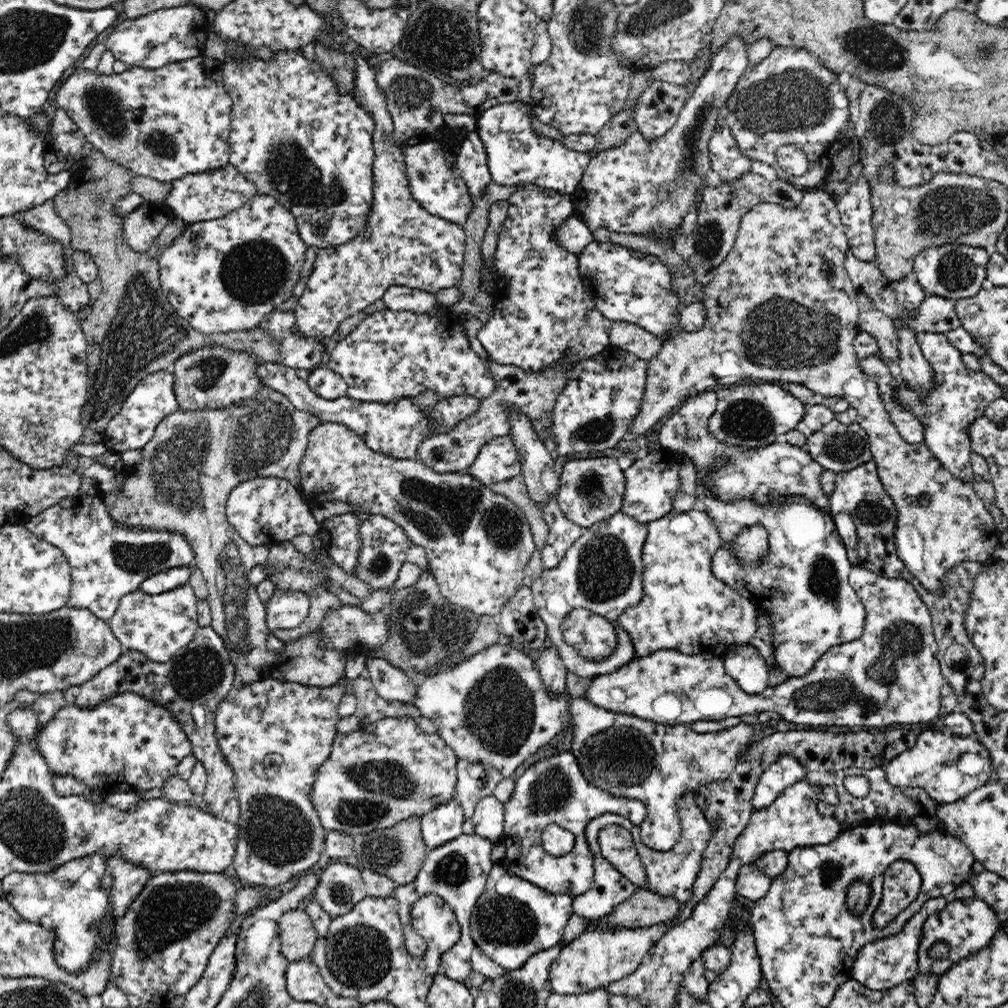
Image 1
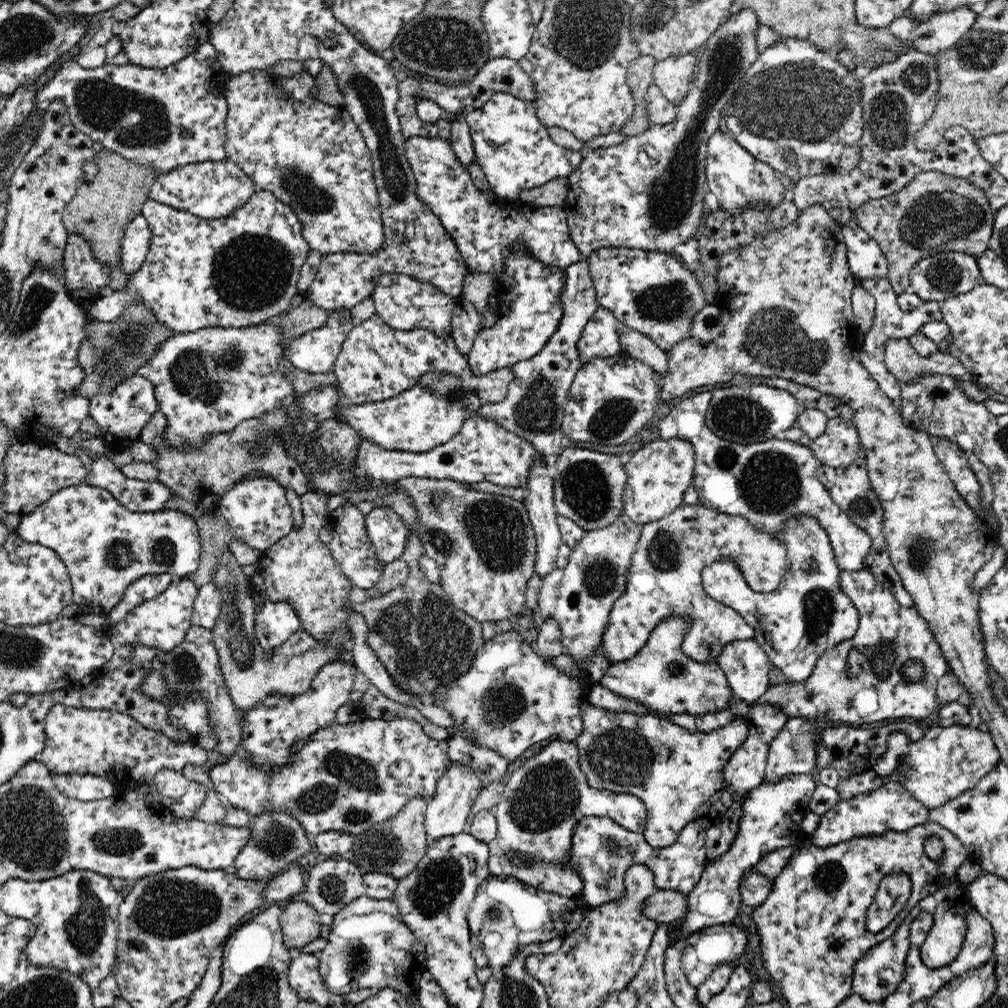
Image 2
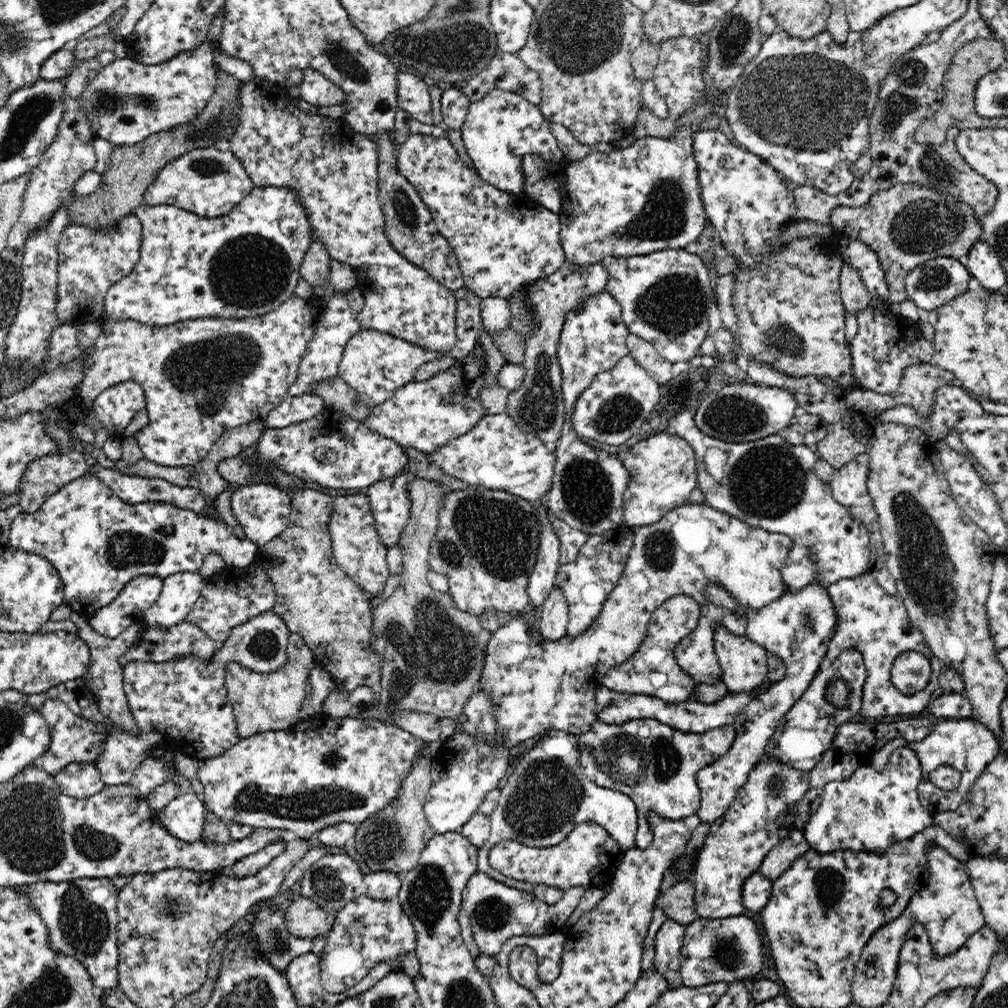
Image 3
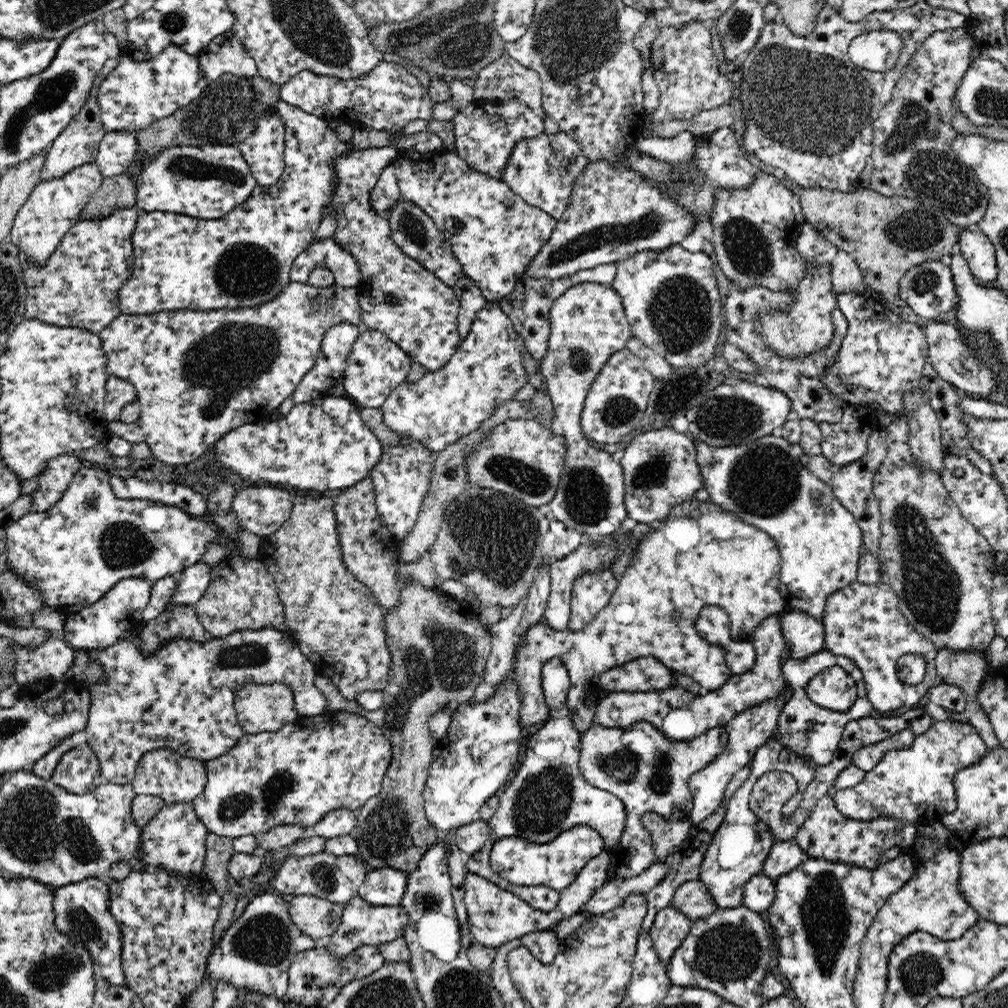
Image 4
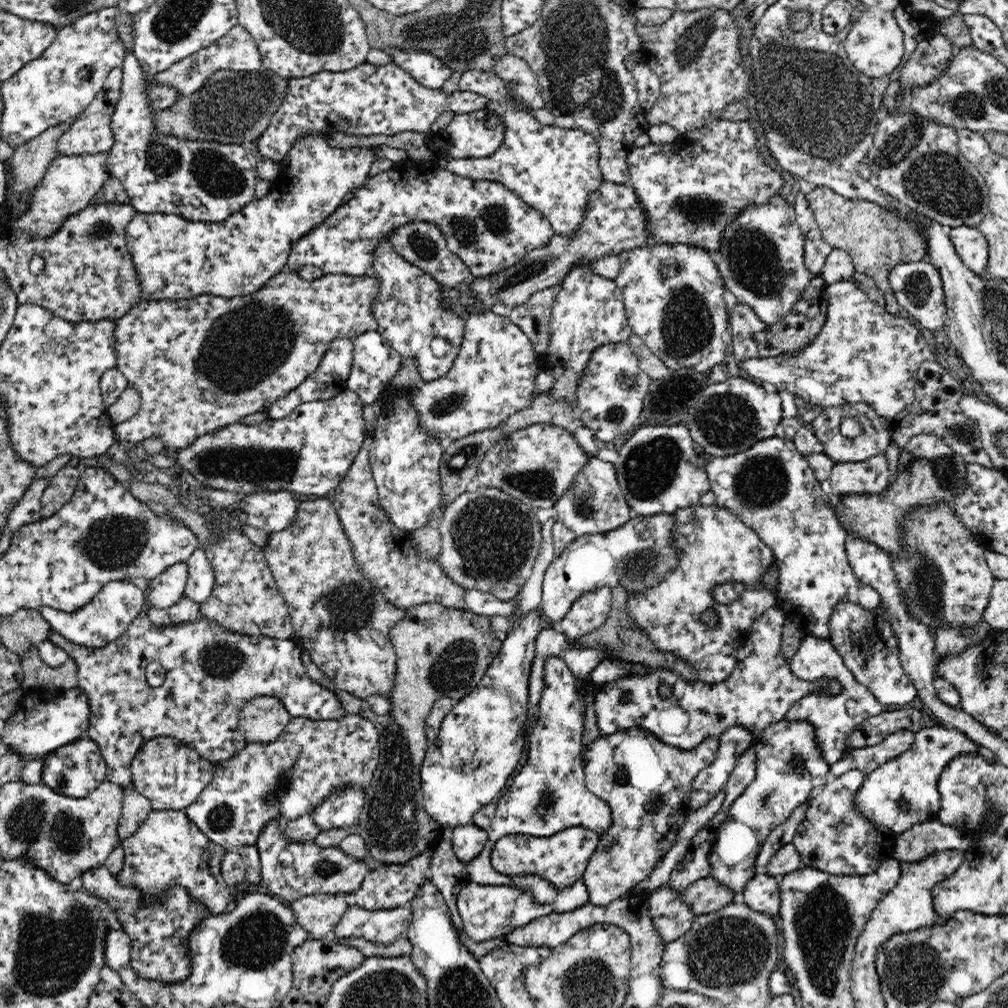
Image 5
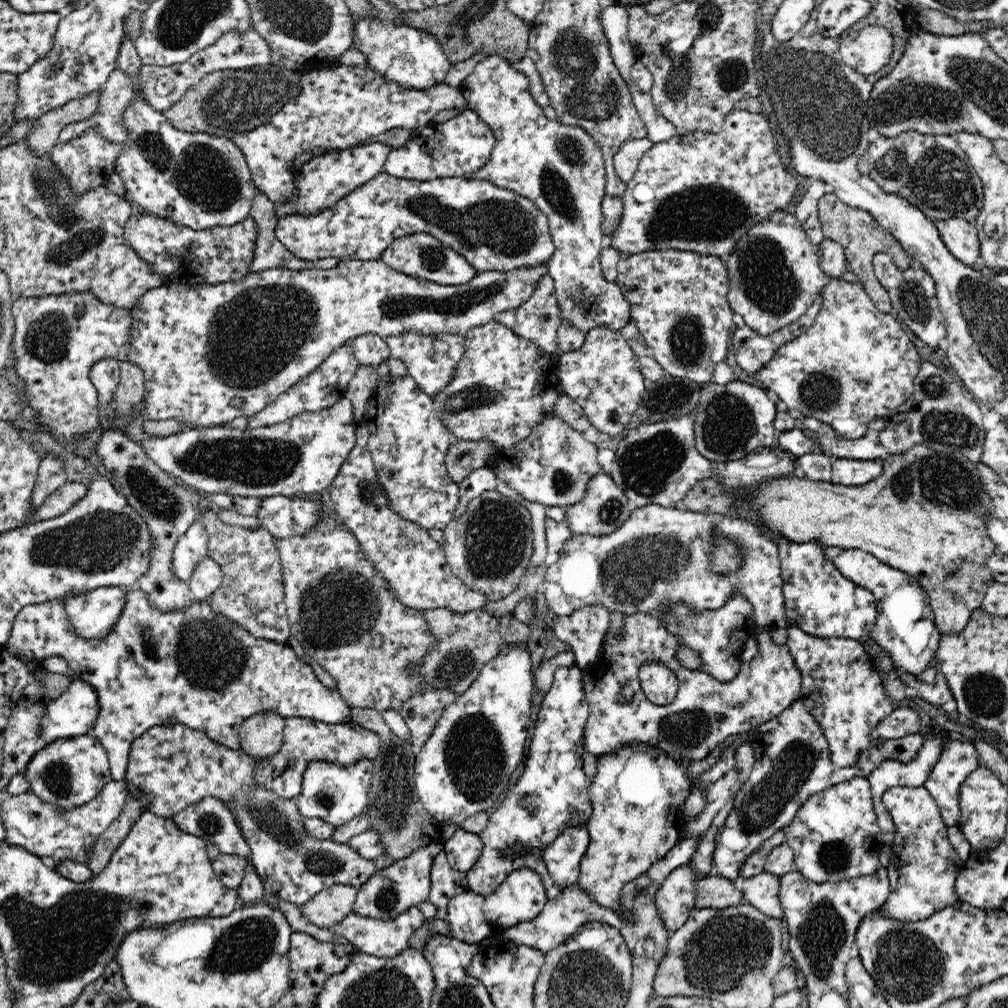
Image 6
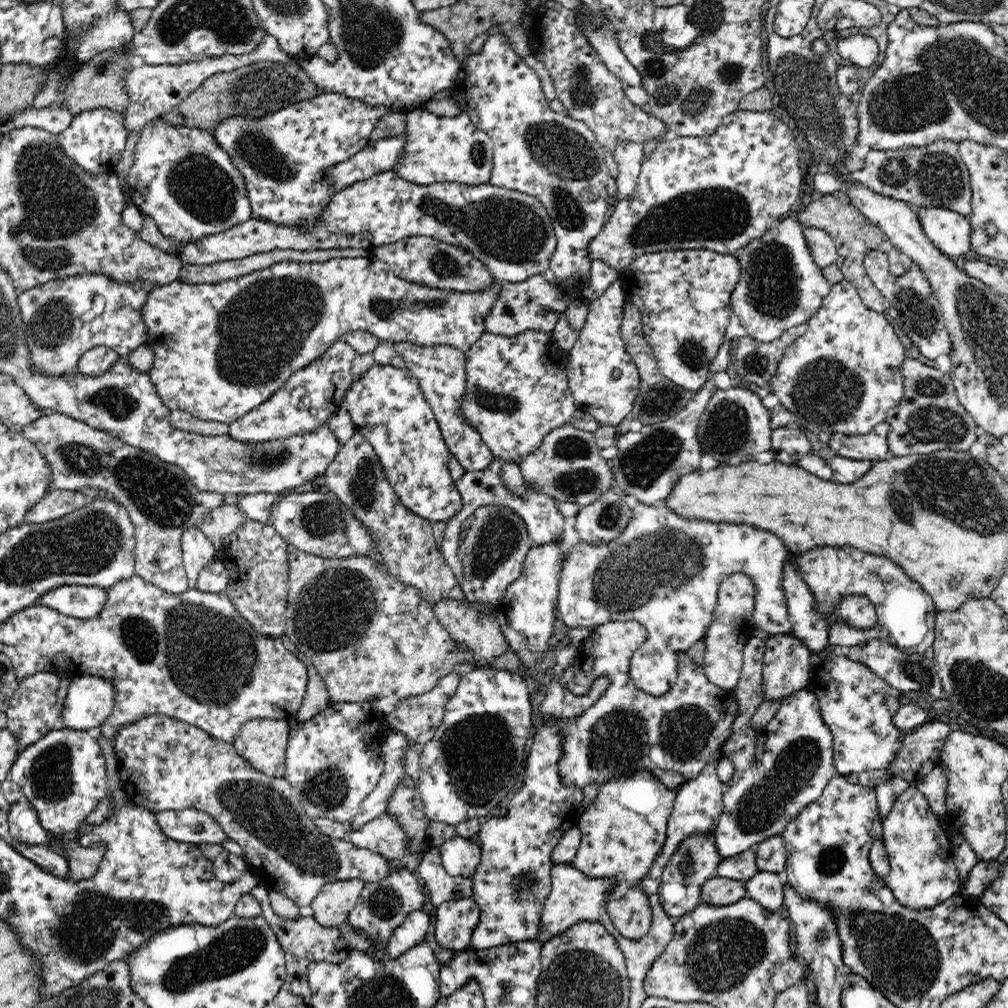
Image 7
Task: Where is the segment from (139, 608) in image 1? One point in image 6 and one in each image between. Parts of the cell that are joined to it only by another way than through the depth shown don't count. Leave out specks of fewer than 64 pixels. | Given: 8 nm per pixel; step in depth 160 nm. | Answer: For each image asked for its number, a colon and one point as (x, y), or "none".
2: (162, 622)
3: (180, 591)
4: (192, 583)
5: (201, 579)
6: (207, 576)

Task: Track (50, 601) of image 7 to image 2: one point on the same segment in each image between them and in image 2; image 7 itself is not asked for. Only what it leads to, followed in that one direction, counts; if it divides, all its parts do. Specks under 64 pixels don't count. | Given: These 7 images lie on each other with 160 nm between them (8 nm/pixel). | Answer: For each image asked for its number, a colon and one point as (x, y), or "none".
2: (148, 587)
3: (128, 608)
4: (118, 612)
5: (108, 615)
6: (93, 613)

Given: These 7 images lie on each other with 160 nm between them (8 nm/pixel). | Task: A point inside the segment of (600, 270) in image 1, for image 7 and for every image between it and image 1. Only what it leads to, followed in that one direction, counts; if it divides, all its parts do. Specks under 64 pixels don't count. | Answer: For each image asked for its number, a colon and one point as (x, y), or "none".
2: (654, 293)
3: (664, 295)
4: (671, 298)
5: (673, 293)
6: (678, 299)
7: (684, 295)

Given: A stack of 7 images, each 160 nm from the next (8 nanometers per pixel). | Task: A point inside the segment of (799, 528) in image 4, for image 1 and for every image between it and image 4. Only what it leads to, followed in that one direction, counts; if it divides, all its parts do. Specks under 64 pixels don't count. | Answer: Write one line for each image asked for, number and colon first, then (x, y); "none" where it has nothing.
1: (762, 475)
2: (768, 482)
3: (768, 483)

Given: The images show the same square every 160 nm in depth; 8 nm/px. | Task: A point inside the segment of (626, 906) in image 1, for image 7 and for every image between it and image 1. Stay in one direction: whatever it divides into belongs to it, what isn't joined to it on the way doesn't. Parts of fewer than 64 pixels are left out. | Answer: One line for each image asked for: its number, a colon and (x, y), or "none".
2: (667, 906)
3: (678, 902)
4: (692, 898)
5: (706, 895)
6: (717, 892)
7: (718, 891)

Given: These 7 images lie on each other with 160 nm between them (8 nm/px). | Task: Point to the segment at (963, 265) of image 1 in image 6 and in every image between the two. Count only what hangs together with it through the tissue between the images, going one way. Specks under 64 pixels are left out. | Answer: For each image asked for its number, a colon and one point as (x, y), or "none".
2: (936, 278)
3: (931, 285)
4: (928, 289)
5: (917, 286)
6: (912, 291)

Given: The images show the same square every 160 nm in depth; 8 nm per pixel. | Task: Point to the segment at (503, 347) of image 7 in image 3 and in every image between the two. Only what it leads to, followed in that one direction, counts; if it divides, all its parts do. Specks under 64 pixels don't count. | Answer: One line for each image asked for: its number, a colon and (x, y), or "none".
3: (425, 415)
4: (487, 370)
5: (494, 375)
6: (504, 385)

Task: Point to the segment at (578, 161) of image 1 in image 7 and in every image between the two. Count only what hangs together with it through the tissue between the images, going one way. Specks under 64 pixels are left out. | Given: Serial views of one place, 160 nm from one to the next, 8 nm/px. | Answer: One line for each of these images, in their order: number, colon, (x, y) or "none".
2: (513, 147)
3: (503, 127)
4: (485, 132)
5: (478, 134)
6: (458, 147)
7: (440, 149)

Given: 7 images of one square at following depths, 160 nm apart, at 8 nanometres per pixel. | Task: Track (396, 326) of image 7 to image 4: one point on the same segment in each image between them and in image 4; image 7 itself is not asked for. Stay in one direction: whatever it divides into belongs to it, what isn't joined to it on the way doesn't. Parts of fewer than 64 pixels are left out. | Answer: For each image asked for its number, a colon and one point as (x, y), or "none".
4: (197, 374)
5: (201, 363)
6: (210, 353)

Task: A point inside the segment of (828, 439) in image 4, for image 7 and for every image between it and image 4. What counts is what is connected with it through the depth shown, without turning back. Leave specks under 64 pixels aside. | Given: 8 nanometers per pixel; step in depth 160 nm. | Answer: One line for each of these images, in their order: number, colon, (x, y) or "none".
5: (874, 439)
6: (868, 447)
7: (873, 446)

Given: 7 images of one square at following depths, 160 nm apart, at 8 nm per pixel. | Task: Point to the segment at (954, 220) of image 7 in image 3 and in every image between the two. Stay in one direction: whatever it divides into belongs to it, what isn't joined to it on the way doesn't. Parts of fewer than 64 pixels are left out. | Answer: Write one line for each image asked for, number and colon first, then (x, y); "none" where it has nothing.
3: (982, 262)
4: (978, 249)
5: (970, 244)
6: (960, 236)

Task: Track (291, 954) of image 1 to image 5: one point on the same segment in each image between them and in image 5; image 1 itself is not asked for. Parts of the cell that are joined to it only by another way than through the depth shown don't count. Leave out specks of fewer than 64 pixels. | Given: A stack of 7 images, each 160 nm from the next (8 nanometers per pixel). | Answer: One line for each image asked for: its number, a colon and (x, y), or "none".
2: (300, 923)
3: (304, 918)
4: (316, 917)
5: (318, 914)

